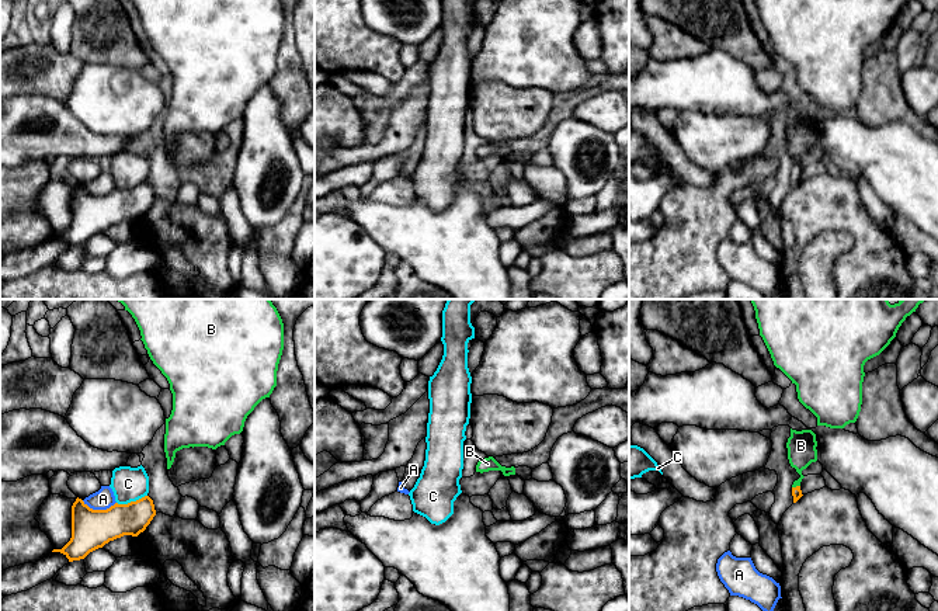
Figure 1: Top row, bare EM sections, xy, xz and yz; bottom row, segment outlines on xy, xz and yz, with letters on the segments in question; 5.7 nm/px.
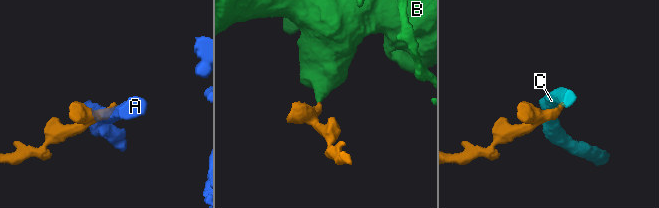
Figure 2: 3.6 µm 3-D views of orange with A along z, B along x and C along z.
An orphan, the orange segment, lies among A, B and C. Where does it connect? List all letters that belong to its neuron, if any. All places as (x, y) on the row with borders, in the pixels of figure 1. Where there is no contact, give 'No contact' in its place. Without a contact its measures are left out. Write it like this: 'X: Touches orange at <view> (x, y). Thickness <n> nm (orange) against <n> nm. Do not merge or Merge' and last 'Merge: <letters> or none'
A: Touches orange at xy (98, 510). Thickness 220 nm (orange) against 120 nm. Do not merge
B: Touches orange at yz (796, 486). Thickness 60 nm (orange) against 160 nm. Merge
C: Touches orange at xy (131, 502). Thickness 200 nm (orange) against 190 nm. Do not merge
Merge: B

